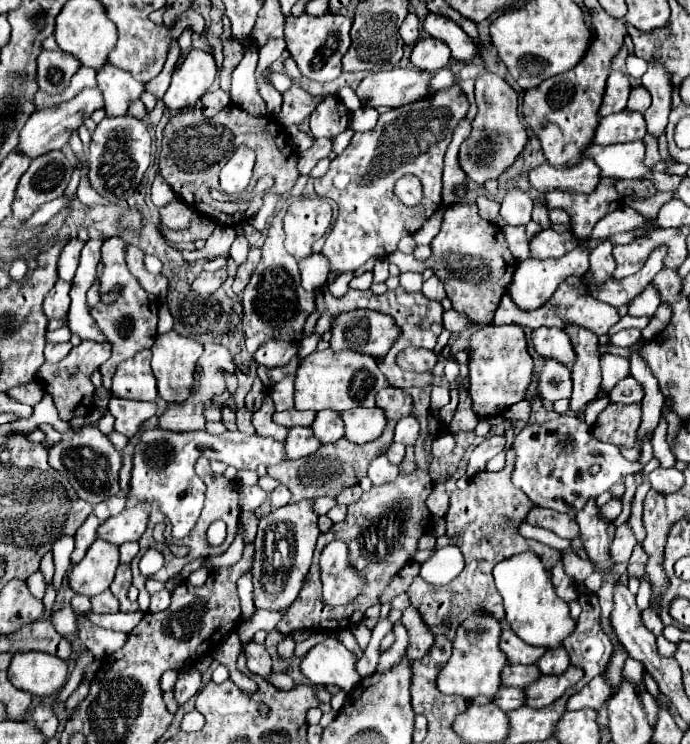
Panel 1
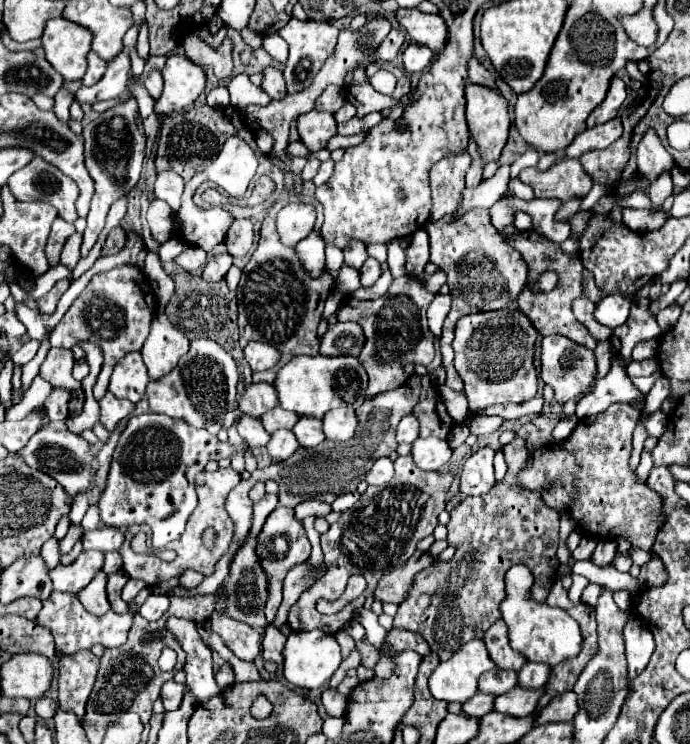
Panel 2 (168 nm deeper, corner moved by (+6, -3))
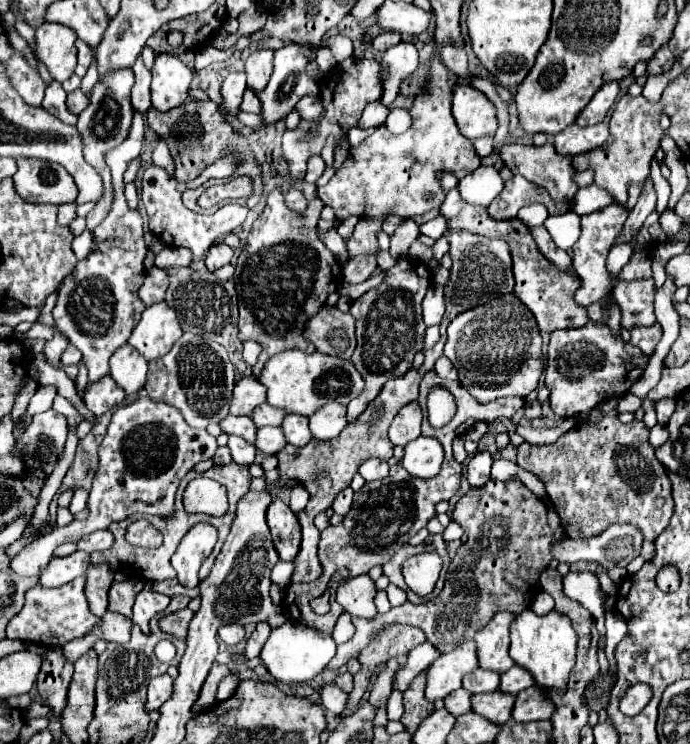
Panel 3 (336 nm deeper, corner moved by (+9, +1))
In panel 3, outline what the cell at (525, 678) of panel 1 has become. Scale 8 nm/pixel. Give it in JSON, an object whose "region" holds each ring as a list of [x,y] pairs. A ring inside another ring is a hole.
{"region":[[[474,670],[470,674],[464,676],[462,680],[462,688],[466,688],[472,694],[480,694],[480,692],[494,692],[498,690],[498,682],[500,682],[500,674],[494,674],[490,670]]]}

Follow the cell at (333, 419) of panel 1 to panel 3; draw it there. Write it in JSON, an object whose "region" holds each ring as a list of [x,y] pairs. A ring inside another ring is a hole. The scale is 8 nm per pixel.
{"region":[[[288,414],[282,422],[282,430],[286,442],[294,446],[306,446],[306,442],[312,440],[312,434],[308,430],[308,418],[302,418],[300,414]]]}

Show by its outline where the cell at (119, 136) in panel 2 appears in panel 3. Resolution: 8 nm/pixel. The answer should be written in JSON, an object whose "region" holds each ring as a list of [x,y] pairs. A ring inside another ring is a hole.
{"region":[[[130,68],[112,70],[110,74],[102,76],[96,82],[96,86],[90,92],[90,104],[88,104],[88,108],[78,116],[78,132],[80,132],[82,142],[84,142],[84,158],[86,158],[86,162],[90,162],[98,170],[98,174],[102,176],[104,186],[106,186],[106,194],[102,196],[102,200],[98,200],[96,208],[86,216],[90,230],[94,230],[94,226],[98,226],[108,216],[108,212],[112,208],[114,190],[112,190],[110,168],[104,162],[104,154],[110,148],[114,148],[120,142],[124,142],[124,138],[128,134],[130,122],[132,122],[132,116],[134,116],[134,112],[130,110],[130,90],[132,90],[132,86],[134,86],[134,72]]]}

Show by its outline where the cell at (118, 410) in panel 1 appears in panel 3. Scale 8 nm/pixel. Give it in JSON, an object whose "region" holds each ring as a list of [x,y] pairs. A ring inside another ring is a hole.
{"region":[[[104,376],[98,382],[90,382],[84,394],[84,404],[94,416],[102,416],[106,410],[122,404],[126,398],[124,390],[112,380],[112,376]]]}

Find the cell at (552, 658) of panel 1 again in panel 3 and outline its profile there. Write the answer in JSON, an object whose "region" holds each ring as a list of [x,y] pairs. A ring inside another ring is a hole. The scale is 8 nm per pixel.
{"region":[[[512,666],[508,672],[504,672],[500,676],[500,686],[498,690],[506,692],[506,694],[518,694],[520,690],[534,686],[534,680],[530,678],[530,674],[526,674],[526,670],[522,670],[520,666]]]}

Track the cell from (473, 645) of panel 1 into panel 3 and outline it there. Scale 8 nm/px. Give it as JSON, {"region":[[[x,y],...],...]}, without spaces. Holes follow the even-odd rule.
{"region":[[[464,642],[456,650],[442,654],[426,672],[426,700],[436,702],[450,694],[450,690],[456,690],[462,686],[462,678],[478,668],[476,658],[476,642]]]}

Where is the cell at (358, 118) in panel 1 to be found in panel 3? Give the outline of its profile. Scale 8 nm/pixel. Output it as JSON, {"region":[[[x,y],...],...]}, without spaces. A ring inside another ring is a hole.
{"region":[[[400,42],[398,46],[386,50],[380,60],[382,68],[382,102],[390,106],[394,100],[392,96],[398,94],[400,84],[418,68],[418,50],[412,42]]]}

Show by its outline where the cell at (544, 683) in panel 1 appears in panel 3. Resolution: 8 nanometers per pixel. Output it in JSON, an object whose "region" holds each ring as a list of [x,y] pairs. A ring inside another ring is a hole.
{"region":[[[498,692],[490,694],[474,694],[472,696],[472,712],[484,716],[486,720],[502,726],[510,720],[510,710],[514,706],[514,696]]]}

